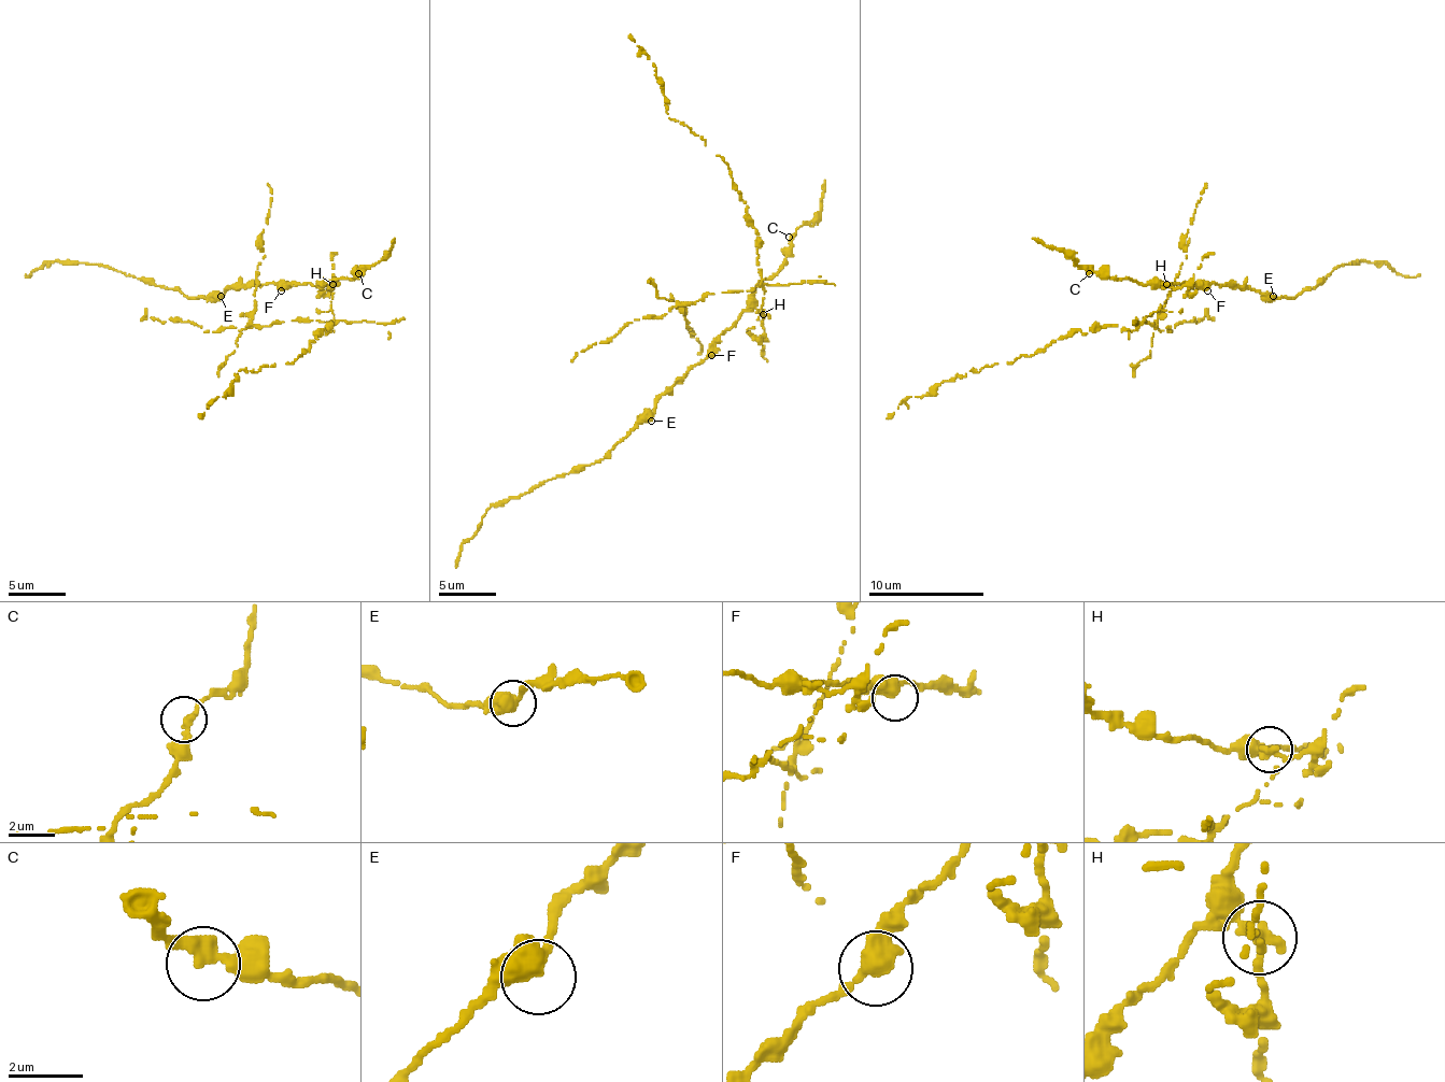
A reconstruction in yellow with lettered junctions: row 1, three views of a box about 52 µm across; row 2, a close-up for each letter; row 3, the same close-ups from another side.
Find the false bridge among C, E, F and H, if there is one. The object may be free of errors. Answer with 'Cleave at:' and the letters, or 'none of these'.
Cleave at: H

